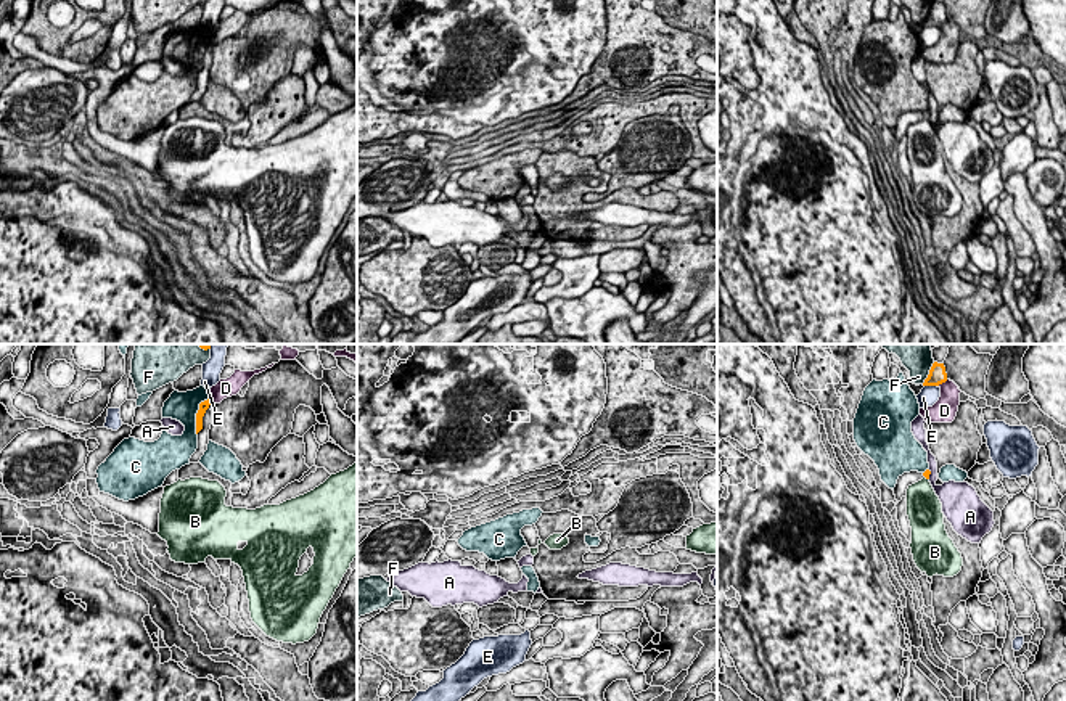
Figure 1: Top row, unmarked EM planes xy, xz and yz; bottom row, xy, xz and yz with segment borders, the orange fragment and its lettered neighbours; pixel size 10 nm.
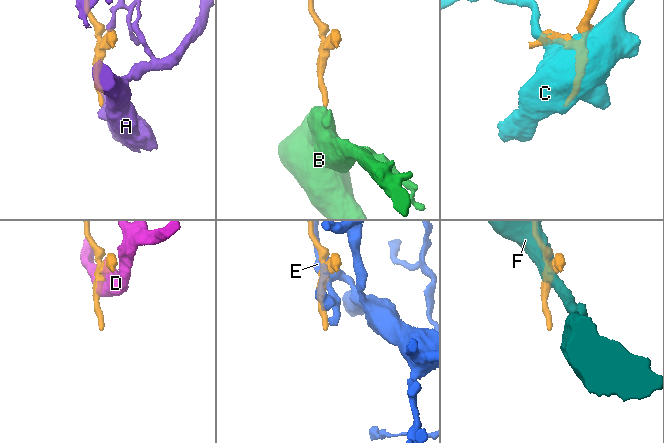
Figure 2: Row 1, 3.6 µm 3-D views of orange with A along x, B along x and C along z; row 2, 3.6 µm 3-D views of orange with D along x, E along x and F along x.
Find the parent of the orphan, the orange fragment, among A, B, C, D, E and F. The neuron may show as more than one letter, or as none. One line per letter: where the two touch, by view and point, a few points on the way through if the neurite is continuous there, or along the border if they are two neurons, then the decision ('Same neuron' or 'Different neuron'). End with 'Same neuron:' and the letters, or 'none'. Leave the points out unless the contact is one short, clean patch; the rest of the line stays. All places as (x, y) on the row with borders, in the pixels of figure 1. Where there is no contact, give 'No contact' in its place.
A: Touches orange at yz (930, 473). Different neuron
B: Touches orange at yz (926, 478). Path across: yz (926, 473), (926, 478), (922, 502). Same neuron
C: Touches orange at xy (196, 415). Different neuron
D: Touches orange at yz (942, 381). Different neuron
E: Touches orange at yz (931, 385). Different neuron
F: Touches orange at yz (930, 373). Different neuron
Same neuron: B

